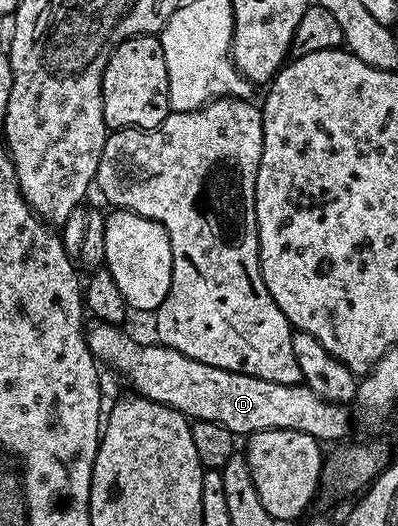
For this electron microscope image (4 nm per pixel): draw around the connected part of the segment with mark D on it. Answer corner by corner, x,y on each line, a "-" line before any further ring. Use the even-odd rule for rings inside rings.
94,322
85,329
86,345
99,365
107,364
134,383
133,391
147,396
152,402
160,402
191,421
216,422
228,431
245,438
252,432
264,430
300,430
313,440
341,441
350,428
350,408
333,404
316,394
306,384
281,384
256,378
252,374
224,370
220,366
208,366
208,362
196,362
180,350
151,342
141,344
116,324

